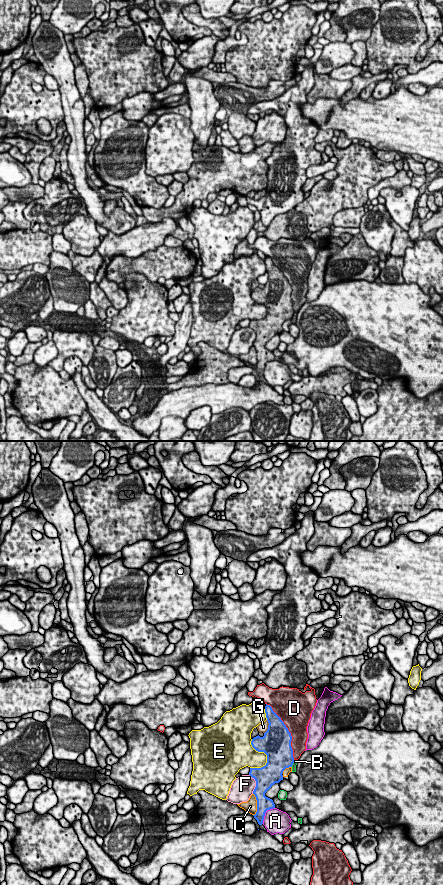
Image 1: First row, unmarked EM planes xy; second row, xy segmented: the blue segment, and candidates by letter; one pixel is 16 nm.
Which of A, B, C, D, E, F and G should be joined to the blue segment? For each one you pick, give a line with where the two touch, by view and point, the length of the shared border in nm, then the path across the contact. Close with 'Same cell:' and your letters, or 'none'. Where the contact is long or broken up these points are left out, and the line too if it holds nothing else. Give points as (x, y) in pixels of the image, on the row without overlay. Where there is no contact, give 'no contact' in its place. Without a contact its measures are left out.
Same cell: none

